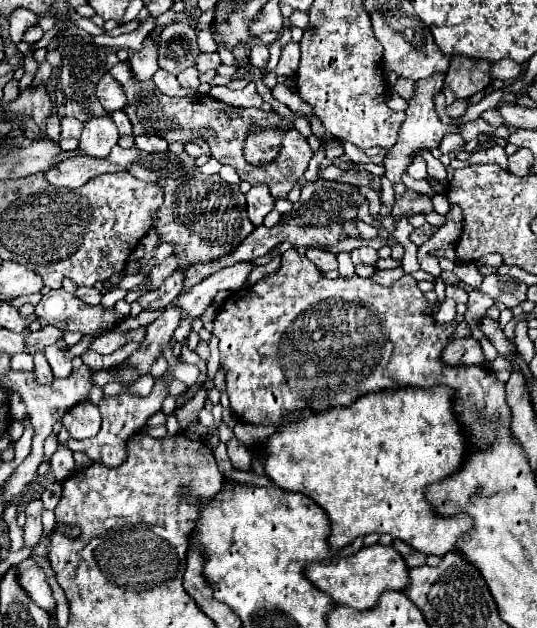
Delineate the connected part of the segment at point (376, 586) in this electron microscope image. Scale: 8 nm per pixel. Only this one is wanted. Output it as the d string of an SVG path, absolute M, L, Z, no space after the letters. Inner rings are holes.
M382 544L364 546L352 556L334 554L326 562L308 564L304 568L304 574L316 588L326 592L334 600L334 604L350 606L356 610L372 608L384 590L404 590L404 586L408 584L408 568L404 566L404 560L392 546Z

